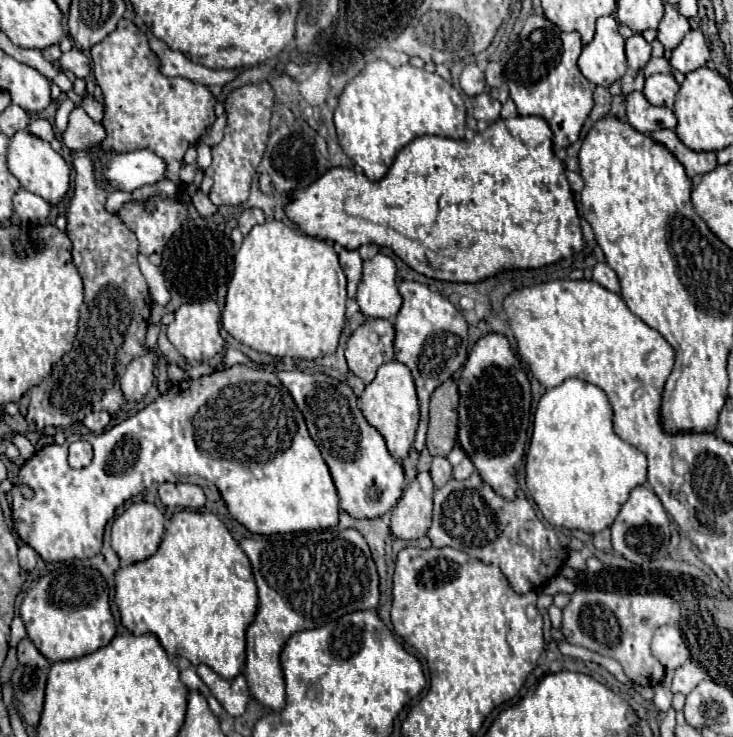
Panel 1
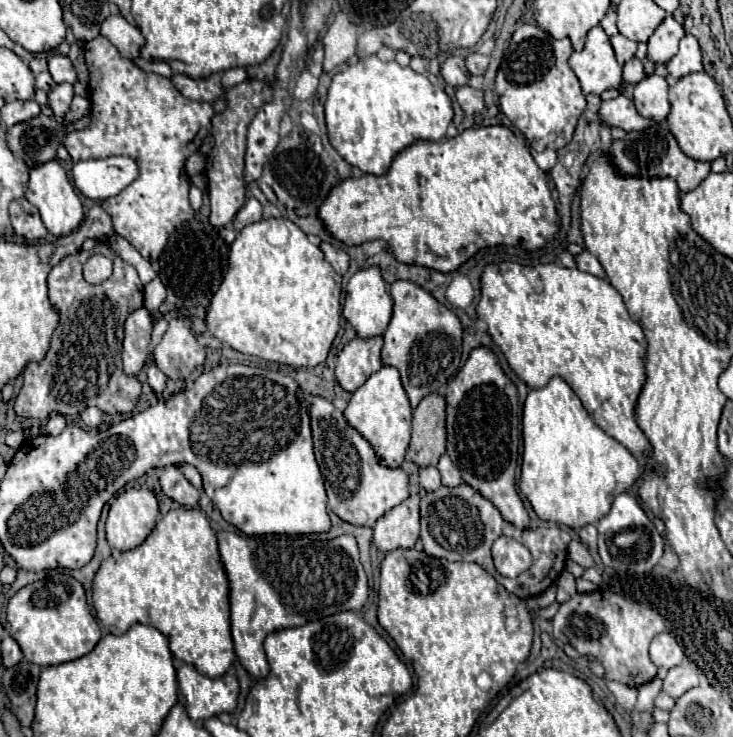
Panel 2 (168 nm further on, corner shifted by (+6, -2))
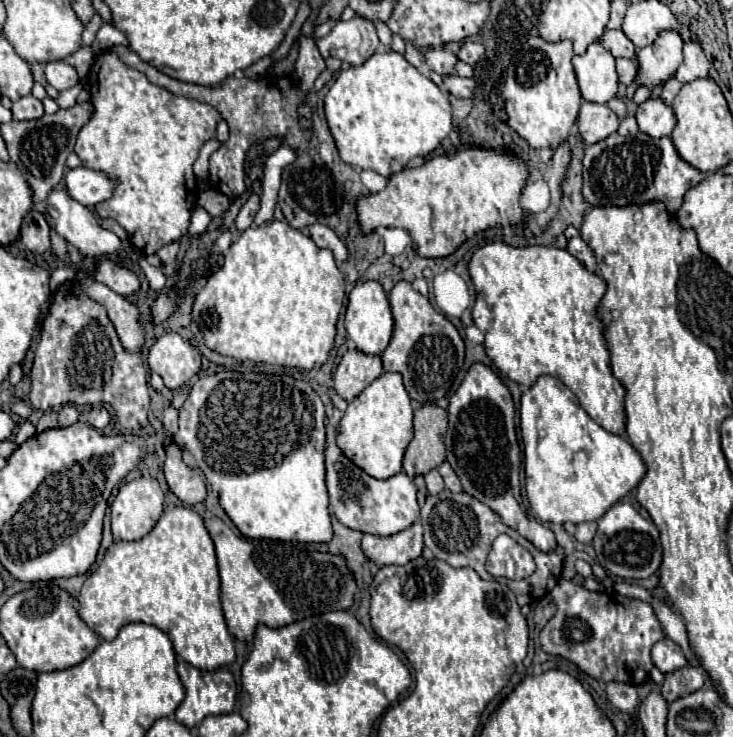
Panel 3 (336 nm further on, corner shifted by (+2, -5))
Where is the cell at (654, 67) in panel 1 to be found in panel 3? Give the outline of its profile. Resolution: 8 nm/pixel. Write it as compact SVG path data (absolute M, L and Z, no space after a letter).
M618 58L616 60L616 74L618 74L618 80L622 84L632 84L634 78L636 78L636 66L632 60L626 60L626 58Z

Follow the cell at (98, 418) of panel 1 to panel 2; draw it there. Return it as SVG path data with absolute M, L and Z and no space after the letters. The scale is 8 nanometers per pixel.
M86 407L82 413L80 413L84 425L96 429L100 423L102 423L102 411L98 407Z

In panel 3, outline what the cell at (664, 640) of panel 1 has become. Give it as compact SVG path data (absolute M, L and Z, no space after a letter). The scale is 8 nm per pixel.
M662 638L652 646L652 660L662 674L676 672L688 664L680 646L676 642L672 642L670 638Z

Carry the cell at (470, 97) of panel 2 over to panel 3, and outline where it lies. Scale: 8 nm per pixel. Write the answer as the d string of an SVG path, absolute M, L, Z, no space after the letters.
M448 74L444 76L444 88L458 98L470 98L474 94L474 80L472 78L462 78L458 74Z

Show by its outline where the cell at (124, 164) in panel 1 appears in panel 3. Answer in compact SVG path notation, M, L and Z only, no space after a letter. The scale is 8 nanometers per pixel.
M74 168L66 174L66 192L70 198L86 208L110 198L116 182L106 178L106 174L88 168Z

